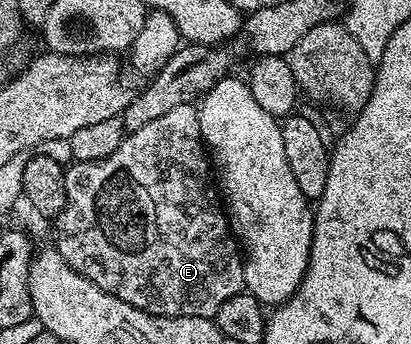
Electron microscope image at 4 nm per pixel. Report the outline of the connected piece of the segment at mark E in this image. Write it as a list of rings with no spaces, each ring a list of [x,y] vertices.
[[[192,104],[174,107],[139,131],[128,134],[121,146],[111,155],[98,161],[78,161],[70,164],[65,171],[65,186],[67,187],[67,203],[65,209],[57,218],[57,254],[71,266],[75,272],[81,273],[91,283],[98,285],[103,291],[123,299],[123,303],[131,303],[143,311],[155,314],[156,317],[207,317],[212,318],[218,307],[227,303],[231,295],[245,289],[245,262],[239,242],[232,229],[222,202],[219,200],[218,190],[215,188],[214,178],[211,176],[211,161],[207,156],[207,146],[201,140],[201,128],[197,118],[197,109]]]

